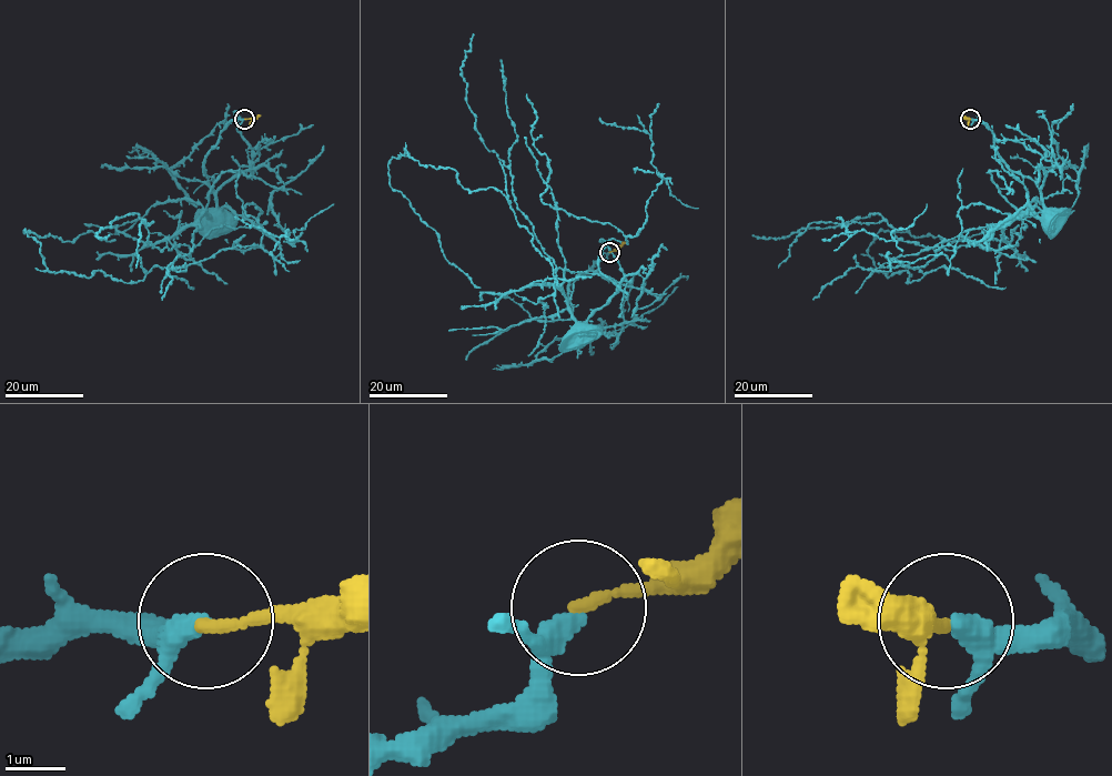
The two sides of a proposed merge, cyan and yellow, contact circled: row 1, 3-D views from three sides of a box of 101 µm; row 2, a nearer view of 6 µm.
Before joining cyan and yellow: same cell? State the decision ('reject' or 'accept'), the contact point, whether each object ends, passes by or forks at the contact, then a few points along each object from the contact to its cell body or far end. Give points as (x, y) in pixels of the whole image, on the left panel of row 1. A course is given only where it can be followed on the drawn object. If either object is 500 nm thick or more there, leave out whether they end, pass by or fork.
accept; place (244, 119); cyan passes by; yellow ends; course cyan (245, 119), (234, 119), (205, 158), (203, 172), (215, 209), (208, 218); course yellow (245, 119), (256, 119), (261, 114)

